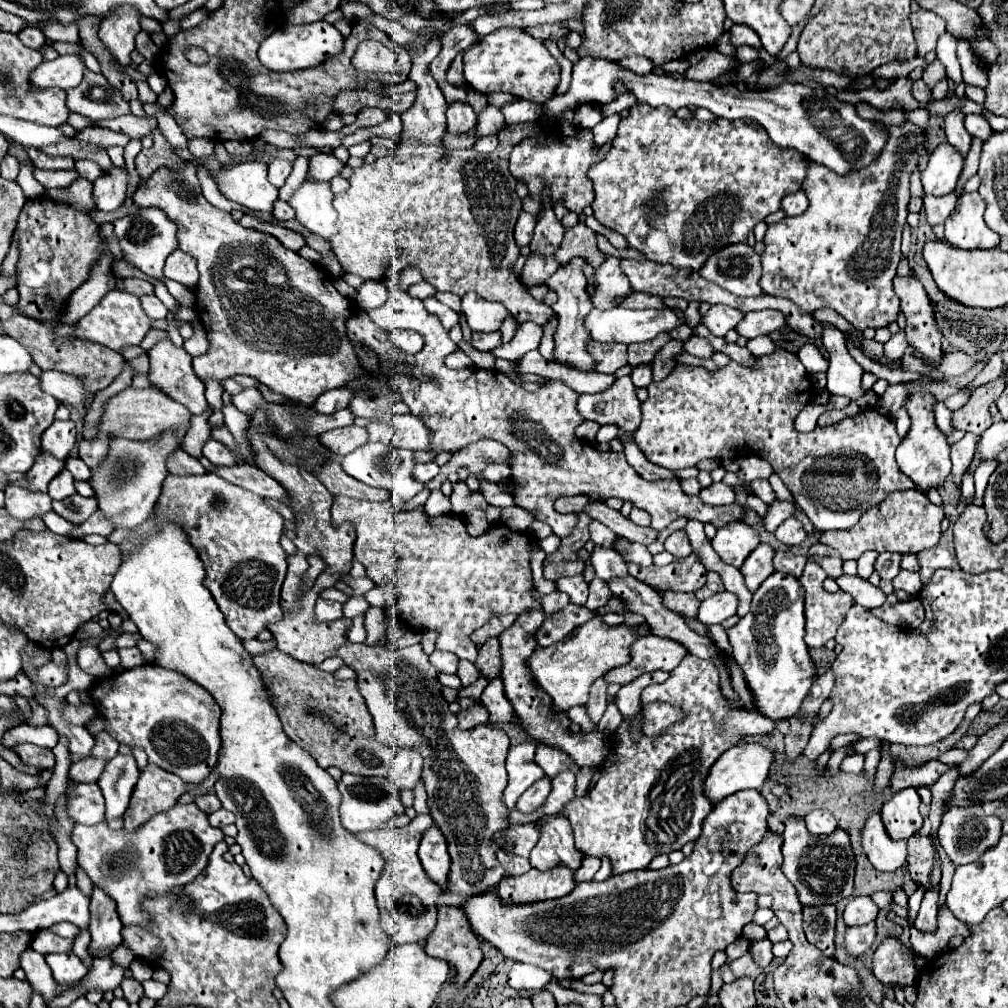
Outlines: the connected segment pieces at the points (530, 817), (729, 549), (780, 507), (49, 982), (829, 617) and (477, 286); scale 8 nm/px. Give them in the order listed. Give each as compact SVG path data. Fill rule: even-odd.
M566 770L566 772L560 772L558 776L554 776L552 780L552 792L548 796L548 800L538 808L534 810L532 814L522 814L518 810L512 810L510 812L510 824L518 824L518 822L538 822L540 818L544 816L550 816L550 814L556 814L556 810L562 810L562 806L574 798L574 790L572 790L572 784L574 784L574 772L572 770Z
M736 522L730 526L718 528L716 536L712 538L712 548L718 552L718 556L736 568L742 566L746 556L760 544L758 532L748 526L746 522Z
M776 500L770 508L768 508L768 516L764 518L764 526L768 532L774 532L786 518L790 518L796 512L796 506L792 502L780 502Z
M32 948L24 950L20 954L20 968L26 972L26 980L44 996L44 1000L48 1002L50 998L54 998L54 978L52 978L52 972L44 960L42 954L34 952Z
M812 560L806 562L806 568L798 578L806 592L806 644L810 648L820 648L834 638L848 608L854 604L854 598L848 592L826 592L822 588L826 578L820 564Z
M372 12L370 22L384 30L398 46L406 48L412 56L410 80L416 82L416 100L414 104L402 112L402 132L404 138L394 154L394 158L378 158L372 164L364 164L354 170L350 178L350 190L334 198L334 208L338 212L338 234L330 240L334 254L338 256L342 268L350 274L358 274L364 280L386 280L390 276L400 274L408 264L416 264L422 270L424 280L428 280L434 288L446 290L452 294L476 292L486 300L500 302L518 322L534 322L538 326L548 324L556 318L554 310L538 300L534 300L526 288L520 286L516 274L512 270L516 258L520 256L518 246L514 242L514 224L520 216L520 198L516 194L516 178L508 170L508 158L512 148L524 138L534 138L542 134L542 126L536 122L530 124L512 124L500 132L500 144L490 154L480 154L474 148L470 150L454 150L448 152L442 146L442 136L446 132L446 100L436 80L428 72L428 64L438 56L442 44L440 38L426 38L426 46L420 50L412 50L410 42L418 38L418 32L404 28L396 20L388 20L382 14ZM438 126L432 140L428 138L428 128Z

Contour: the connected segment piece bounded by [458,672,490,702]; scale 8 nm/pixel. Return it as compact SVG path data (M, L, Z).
M481 672L479 679L474 684L463 687L461 686L459 688L458 697L466 697L470 698L476 702L480 700L480 696L484 690L484 688L490 683L490 680L488 680Z

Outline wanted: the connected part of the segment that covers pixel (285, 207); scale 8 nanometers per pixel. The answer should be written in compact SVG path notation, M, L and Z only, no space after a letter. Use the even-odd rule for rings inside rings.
M276 202L276 218L278 220L294 220L296 214L294 214L294 208L288 204L288 202Z

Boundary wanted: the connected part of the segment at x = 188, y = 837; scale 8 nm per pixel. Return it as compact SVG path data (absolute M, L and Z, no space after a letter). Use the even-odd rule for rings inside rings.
M194 802L172 806L168 812L156 814L136 832L110 830L106 822L96 826L74 826L70 834L78 848L78 864L90 880L106 890L118 904L118 914L124 924L146 926L148 918L140 910L144 896L168 894L174 886L188 884L208 864L208 856L216 842L224 840L224 832L208 824L208 814Z

